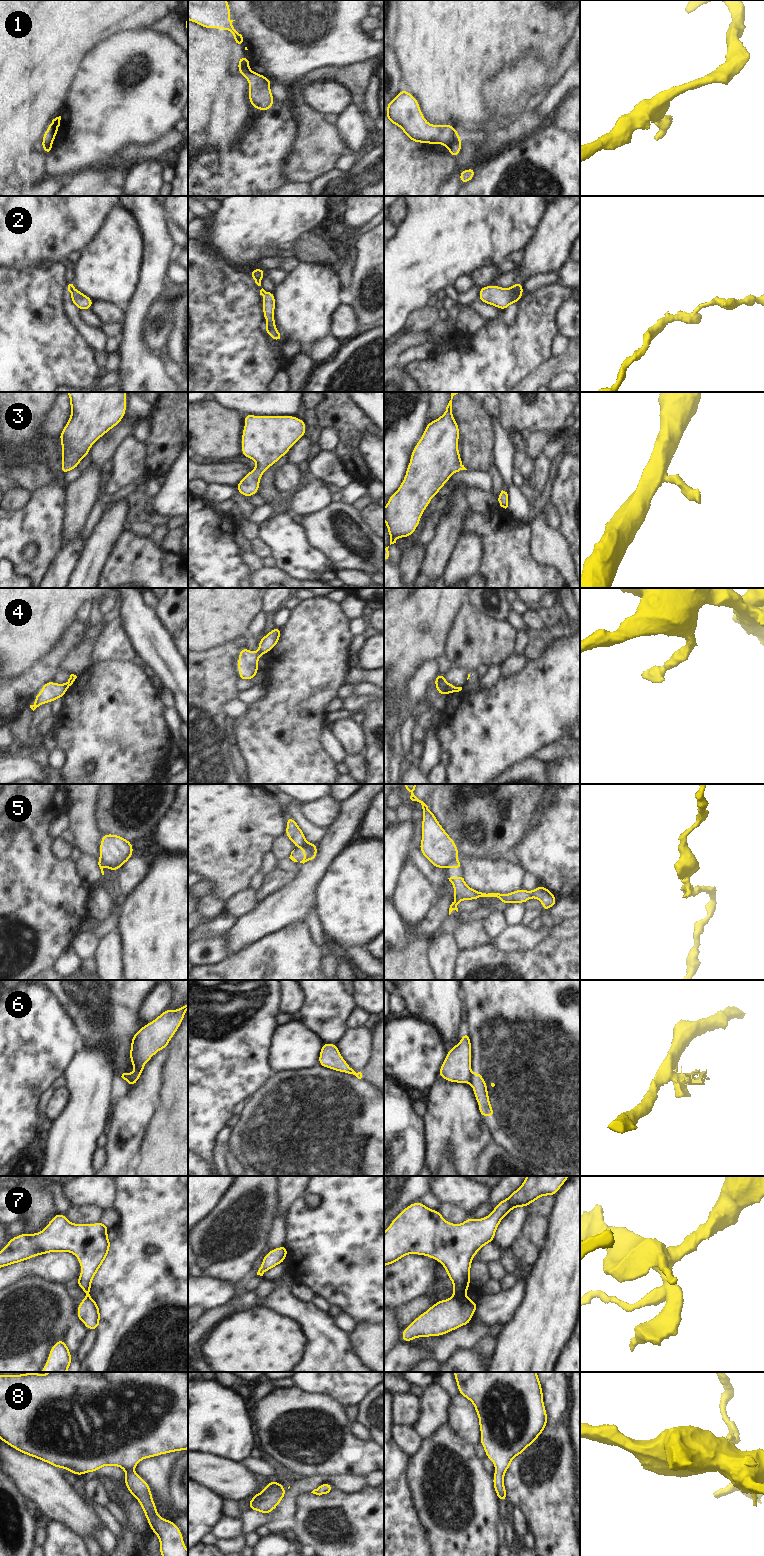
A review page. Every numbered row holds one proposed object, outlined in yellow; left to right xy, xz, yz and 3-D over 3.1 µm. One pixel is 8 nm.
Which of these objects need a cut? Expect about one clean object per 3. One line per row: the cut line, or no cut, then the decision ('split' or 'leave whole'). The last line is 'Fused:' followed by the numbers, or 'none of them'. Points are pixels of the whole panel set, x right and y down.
1: cut yz (459, 137), (448, 148); split
2: cut yz (522, 287), (517, 290), (512, 288); split
3: cut none; leave whole
4: cut yz (449, 684), (445, 693); split
5: cut xz (296, 845), (306, 847), (311, 851), (308, 860); split
6: cut xy (130, 1057), (138, 1065), (143, 1066); split
7: cut yz (453, 1296), (458, 1299), (465, 1297); split
8: cut none; leave whole
Fused: 1, 2, 4, 5, 6, 7

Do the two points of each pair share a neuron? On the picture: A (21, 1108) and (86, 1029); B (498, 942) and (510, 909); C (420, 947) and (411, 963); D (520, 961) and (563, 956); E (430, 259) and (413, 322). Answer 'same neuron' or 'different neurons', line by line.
A: different neurons
B: different neurons
C: same neuron
D: same neuron
E: different neurons

